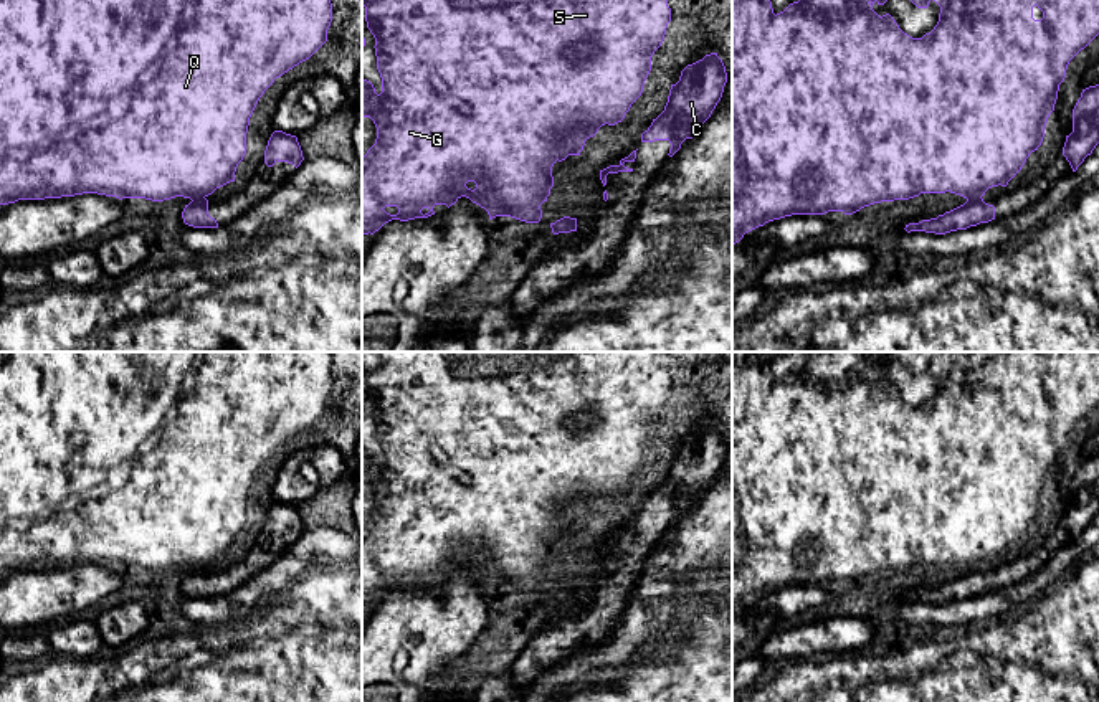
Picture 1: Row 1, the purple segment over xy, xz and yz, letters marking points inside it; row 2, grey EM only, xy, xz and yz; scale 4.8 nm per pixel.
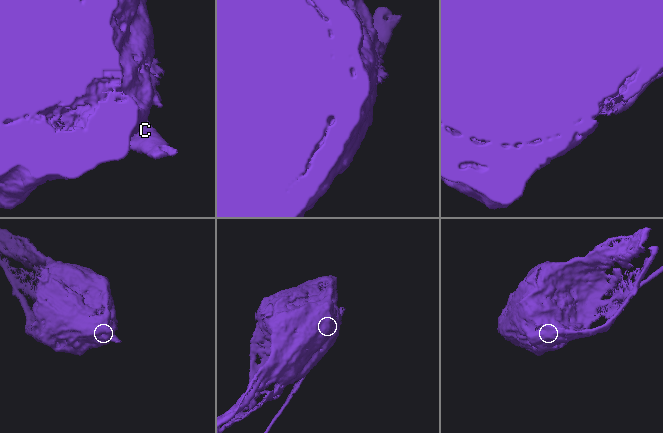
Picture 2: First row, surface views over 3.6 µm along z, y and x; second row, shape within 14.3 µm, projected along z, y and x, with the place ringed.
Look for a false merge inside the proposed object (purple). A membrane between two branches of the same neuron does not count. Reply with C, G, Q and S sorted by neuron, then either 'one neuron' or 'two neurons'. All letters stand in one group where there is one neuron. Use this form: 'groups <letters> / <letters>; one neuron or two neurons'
groups C / G Q S; two neurons

